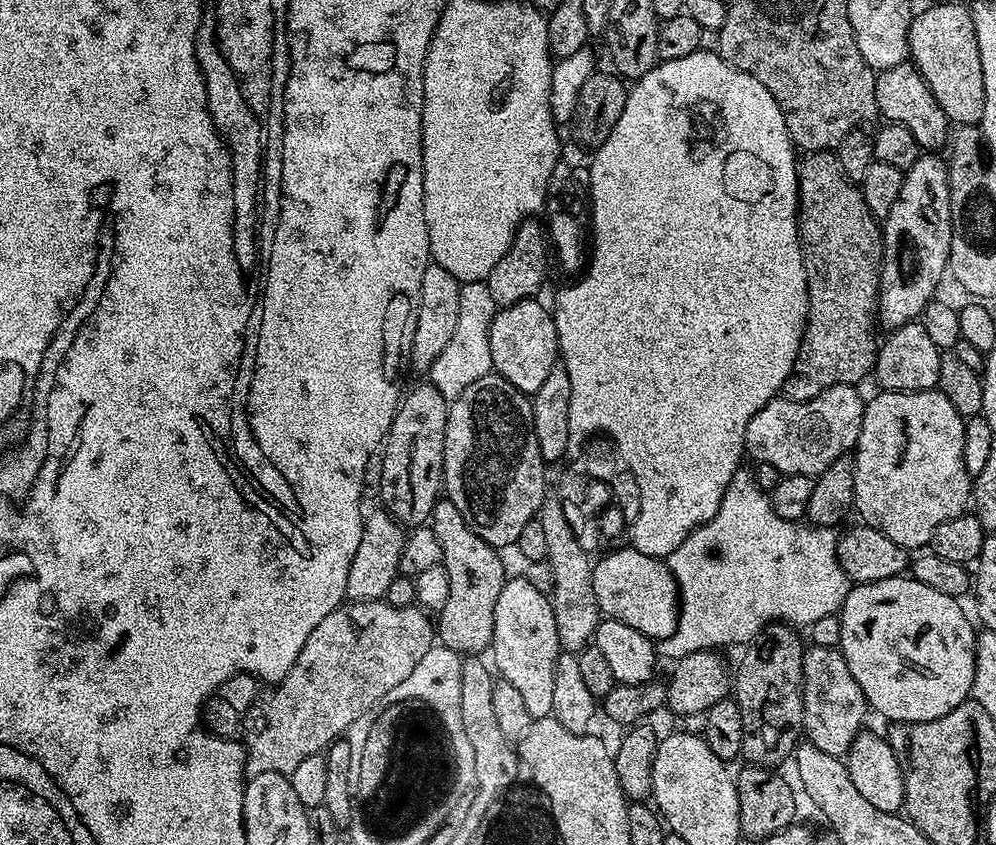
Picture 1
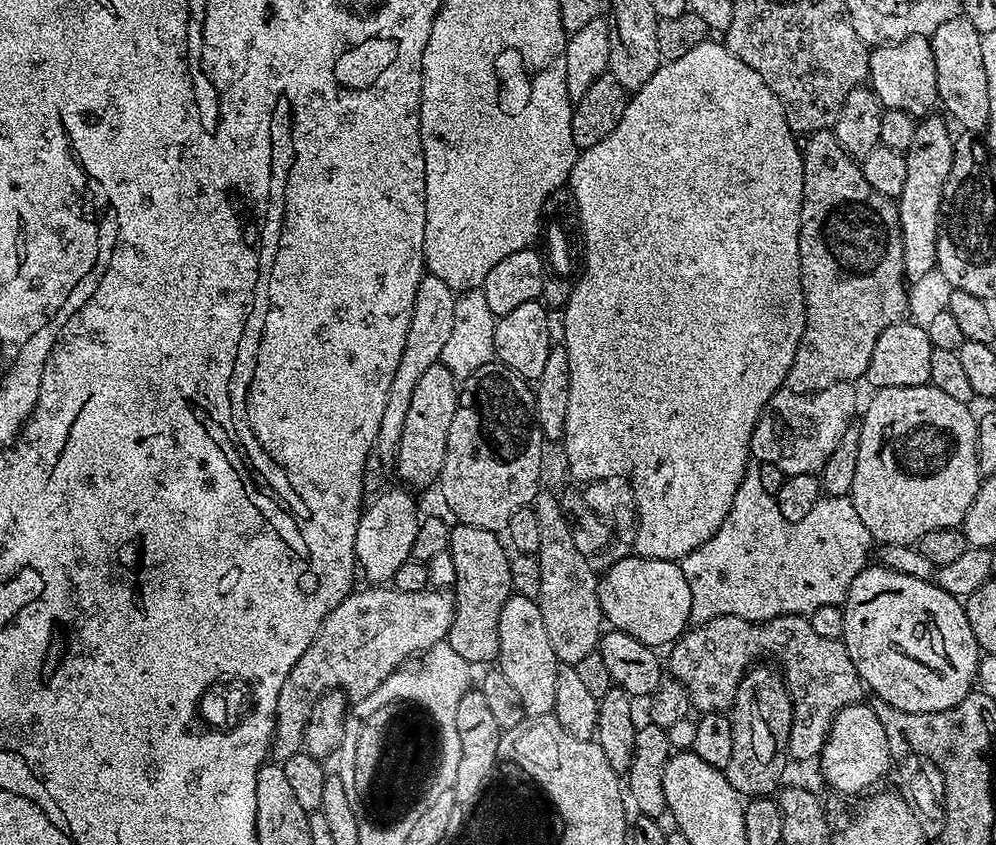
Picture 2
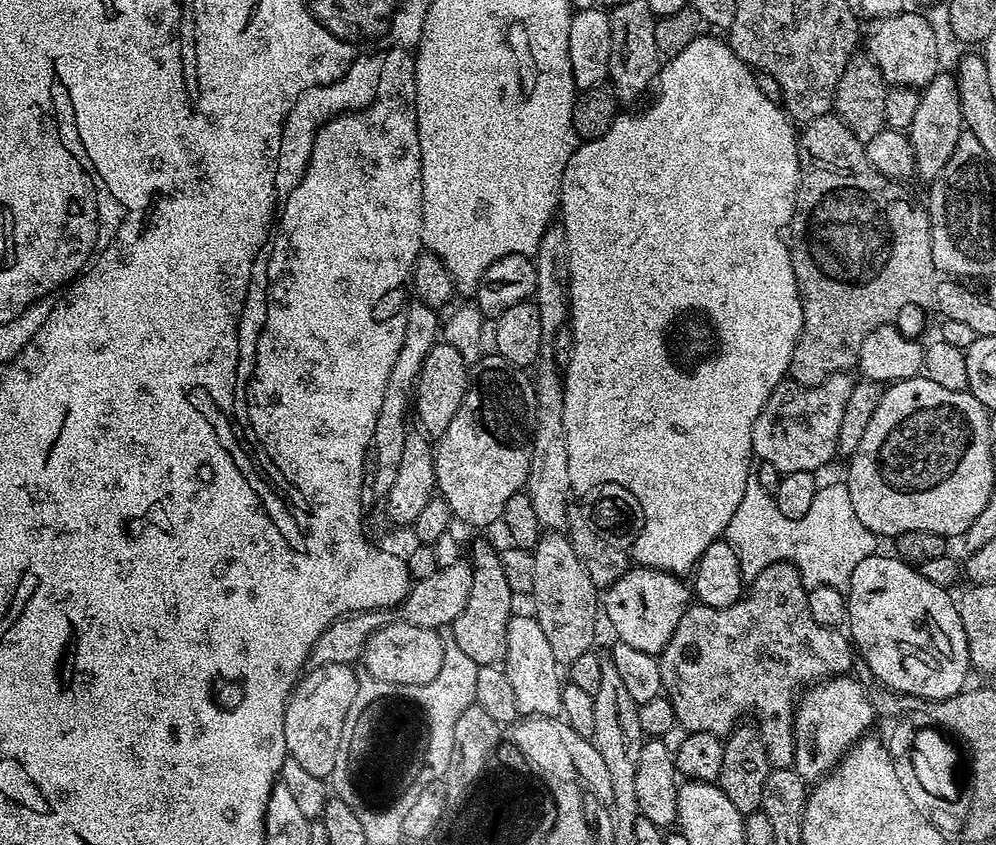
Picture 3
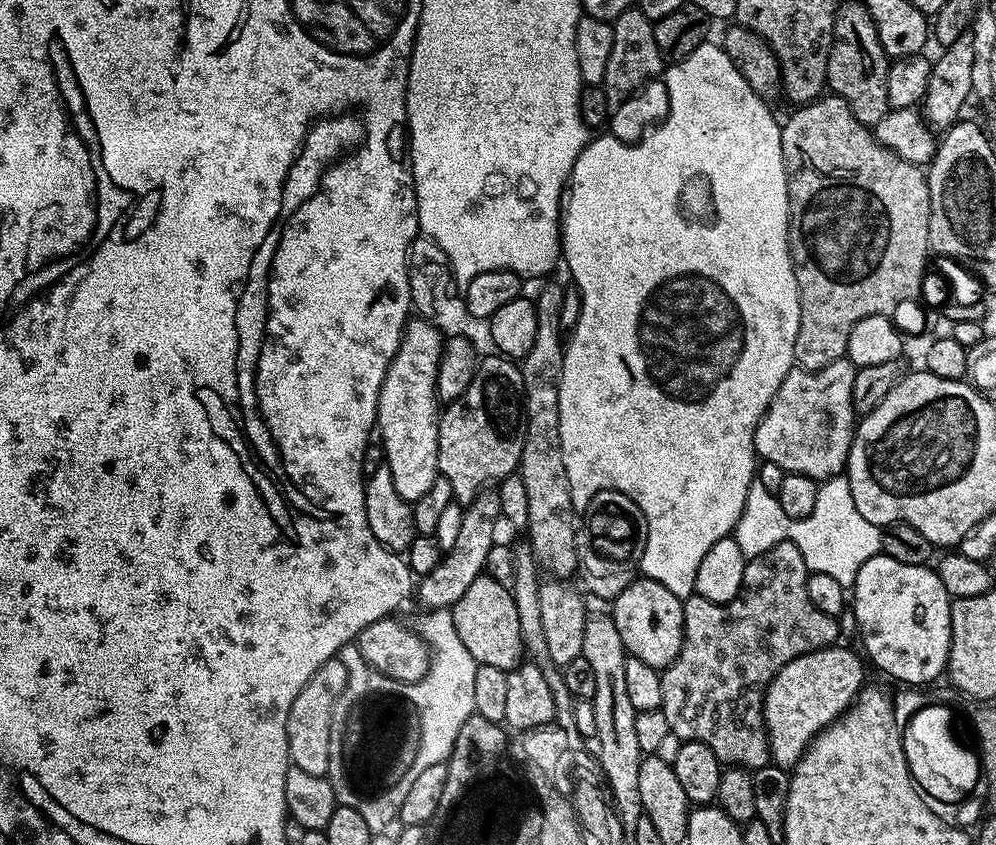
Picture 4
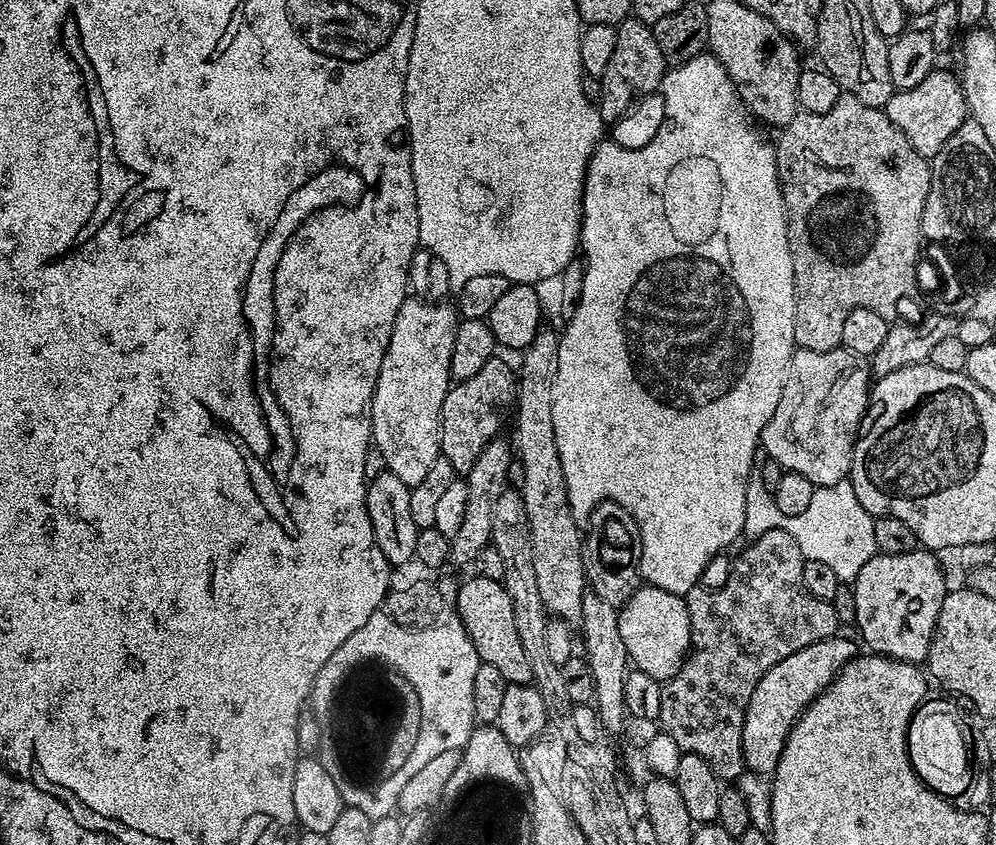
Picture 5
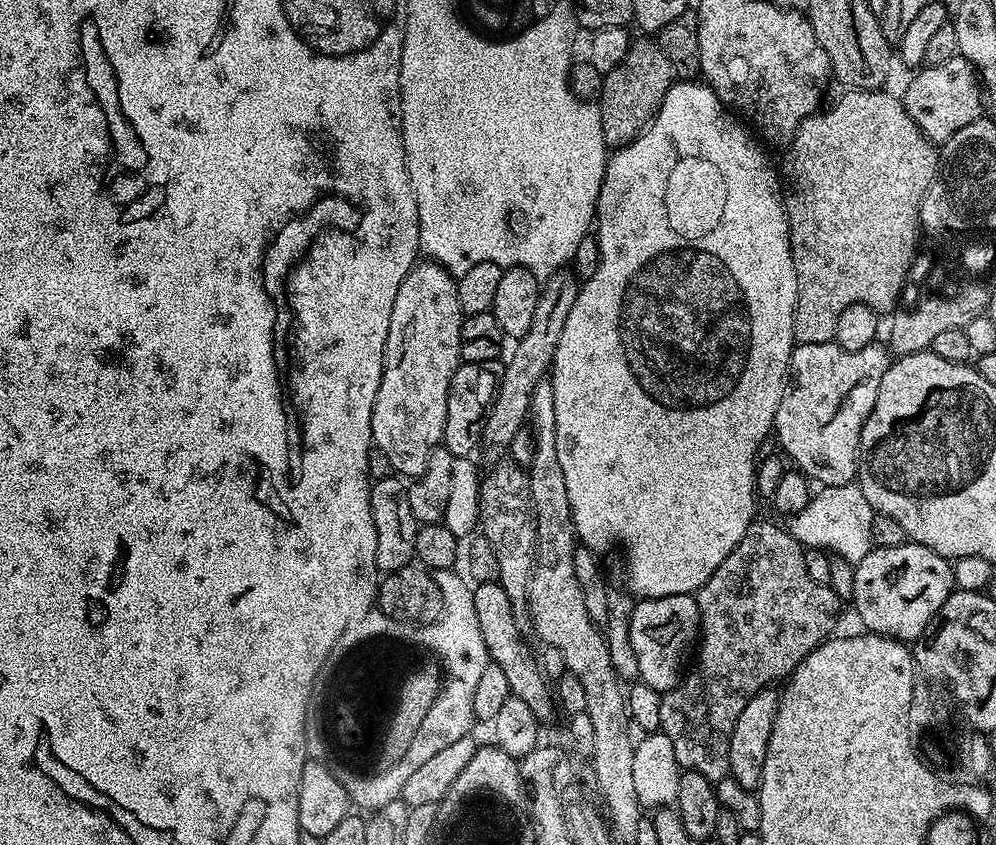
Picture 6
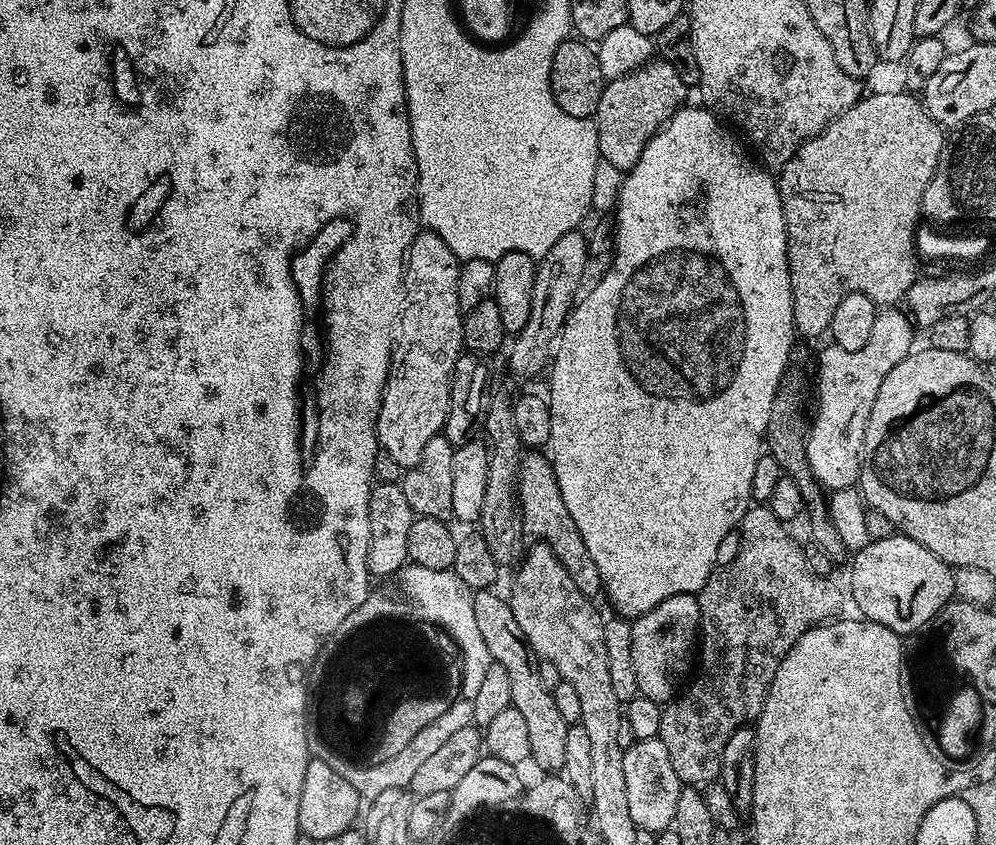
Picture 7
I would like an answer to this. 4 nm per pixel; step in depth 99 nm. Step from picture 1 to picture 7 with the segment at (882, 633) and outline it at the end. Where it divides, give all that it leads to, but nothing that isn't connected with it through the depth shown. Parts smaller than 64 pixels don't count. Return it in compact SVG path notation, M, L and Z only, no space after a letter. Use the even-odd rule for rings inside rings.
M893 534L887 536L886 538L869 540L868 545L862 549L859 549L859 551L857 551L853 556L856 557L852 560L852 596L850 592L850 600L851 603L852 600L856 603L856 608L860 611L857 613L859 613L863 619L873 620L874 622L878 622L882 626L886 626L890 630L894 630L895 632L901 634L909 634L918 630L918 628L924 623L929 622L930 618L934 618L934 616L953 599L953 569L946 562L939 560L939 558L937 558L934 554L930 554L930 550L926 550L926 546L922 546L918 542L914 542L914 538Z

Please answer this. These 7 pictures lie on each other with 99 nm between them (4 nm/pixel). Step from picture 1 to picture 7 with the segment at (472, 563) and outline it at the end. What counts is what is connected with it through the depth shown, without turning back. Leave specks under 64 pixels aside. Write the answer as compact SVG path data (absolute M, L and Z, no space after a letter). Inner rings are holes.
M496 590L477 591L474 595L474 618L478 631L482 633L482 638L490 650L492 662L506 666L506 674L510 674L512 707L518 710L518 714L522 714L530 733L531 763L536 763L540 768L563 769L566 758L566 734L570 726L558 711L552 690L542 686L538 657L526 642L522 626L518 626L518 621L514 619L511 603L505 597L503 600Z

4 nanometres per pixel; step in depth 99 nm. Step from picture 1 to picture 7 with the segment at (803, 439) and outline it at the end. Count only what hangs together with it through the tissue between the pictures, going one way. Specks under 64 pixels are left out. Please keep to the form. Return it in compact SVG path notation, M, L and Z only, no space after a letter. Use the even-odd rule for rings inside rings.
M884 306L874 318L874 330L870 330L870 338L862 350L842 350L835 346L827 346L820 352L820 365L816 372L820 381L816 384L816 413L811 413L810 427L806 432L804 445L808 455L808 465L812 476L825 490L837 492L843 488L856 488L860 479L860 462L864 450L864 435L870 418L870 410L874 410L874 398L878 398L878 390L882 390L882 382L898 362L902 362L913 351L913 321L907 311L896 306Z

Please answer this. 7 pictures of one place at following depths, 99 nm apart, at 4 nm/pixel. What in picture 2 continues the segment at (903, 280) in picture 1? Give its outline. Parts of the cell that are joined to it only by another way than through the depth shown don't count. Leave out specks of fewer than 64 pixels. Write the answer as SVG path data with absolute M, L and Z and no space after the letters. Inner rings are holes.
M929 114L917 123L914 142L910 142L907 152L904 153L906 182L896 205L900 215L904 275L912 282L936 268L942 194L946 178L950 174L950 166L954 162L954 132L948 129L949 121L943 115L936 115Z

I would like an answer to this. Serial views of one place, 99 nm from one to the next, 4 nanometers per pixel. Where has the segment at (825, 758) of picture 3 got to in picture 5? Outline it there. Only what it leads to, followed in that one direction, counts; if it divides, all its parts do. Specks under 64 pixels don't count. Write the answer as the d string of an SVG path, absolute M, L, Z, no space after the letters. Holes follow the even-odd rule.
M843 634L827 636L810 646L802 646L802 650L790 654L790 658L782 658L778 666L770 666L770 670L762 674L758 686L754 686L754 694L750 694L750 706L746 706L742 722L742 754L747 771L765 774L775 772L778 758L786 746L786 738L798 717L816 701L816 697L832 683L832 679L856 659L857 641L853 640L847 640Z

